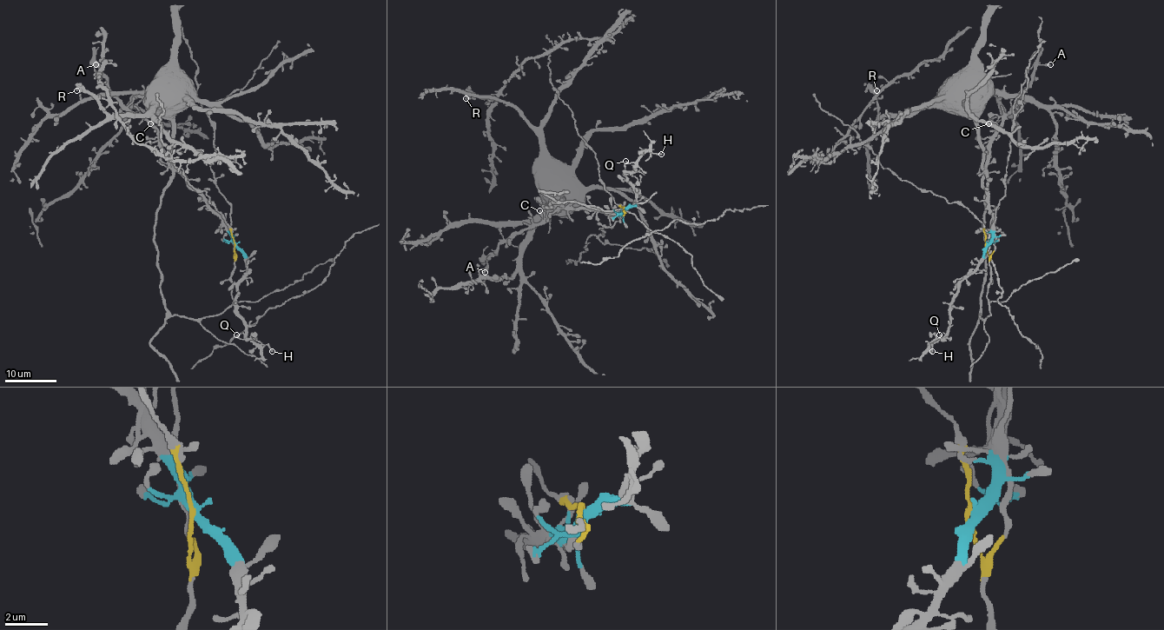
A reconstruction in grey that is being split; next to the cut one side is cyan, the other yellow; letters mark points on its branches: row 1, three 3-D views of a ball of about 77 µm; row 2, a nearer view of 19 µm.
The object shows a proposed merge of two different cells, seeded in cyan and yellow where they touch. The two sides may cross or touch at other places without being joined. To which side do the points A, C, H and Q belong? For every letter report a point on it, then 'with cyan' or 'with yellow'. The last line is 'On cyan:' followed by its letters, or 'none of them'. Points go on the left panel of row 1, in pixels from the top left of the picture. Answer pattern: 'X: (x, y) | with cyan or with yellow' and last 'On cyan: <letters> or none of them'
A: (95, 64) | with cyan
C: (150, 123) | with cyan
H: (272, 351) | with cyan
Q: (236, 334) | with cyan
On cyan: A, C, H, Q

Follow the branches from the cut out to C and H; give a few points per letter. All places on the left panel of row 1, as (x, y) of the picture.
C: (235, 244), (221, 217), (172, 167), (160, 135), (152, 122), (149, 124)
H: (235, 244), (247, 268), (247, 275), (238, 287), (239, 318), (245, 327), (248, 339), (267, 345), (273, 351)

